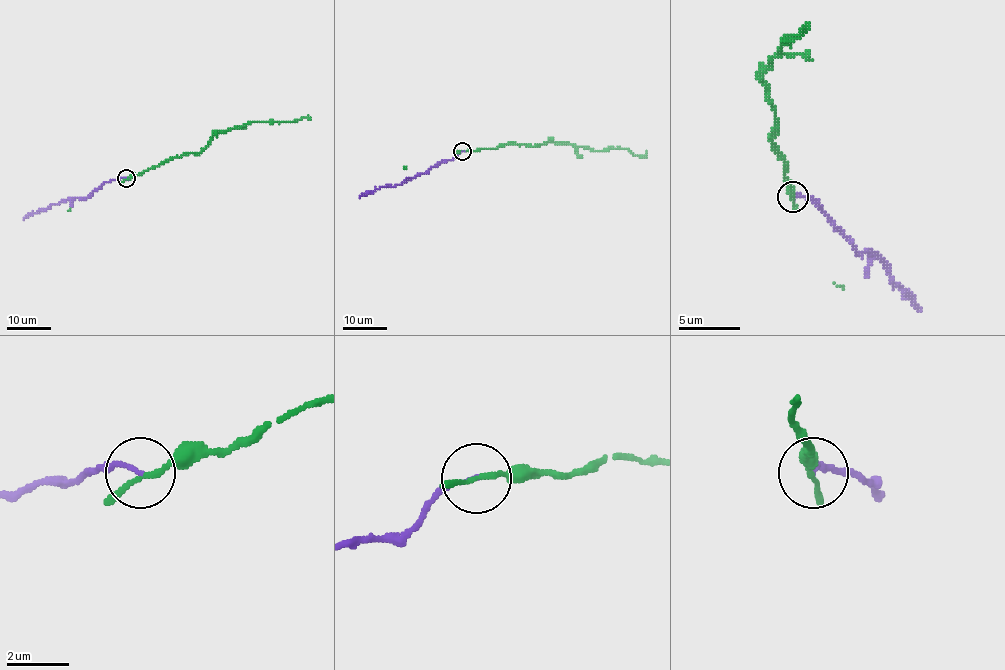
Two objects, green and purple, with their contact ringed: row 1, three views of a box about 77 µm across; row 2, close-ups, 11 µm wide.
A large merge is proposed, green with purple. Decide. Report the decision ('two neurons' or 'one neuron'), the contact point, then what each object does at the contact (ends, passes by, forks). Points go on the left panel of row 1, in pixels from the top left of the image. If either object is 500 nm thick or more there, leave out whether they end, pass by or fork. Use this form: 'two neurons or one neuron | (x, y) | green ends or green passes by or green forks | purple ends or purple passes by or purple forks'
two neurons | (126, 178) | green passes by | purple ends

